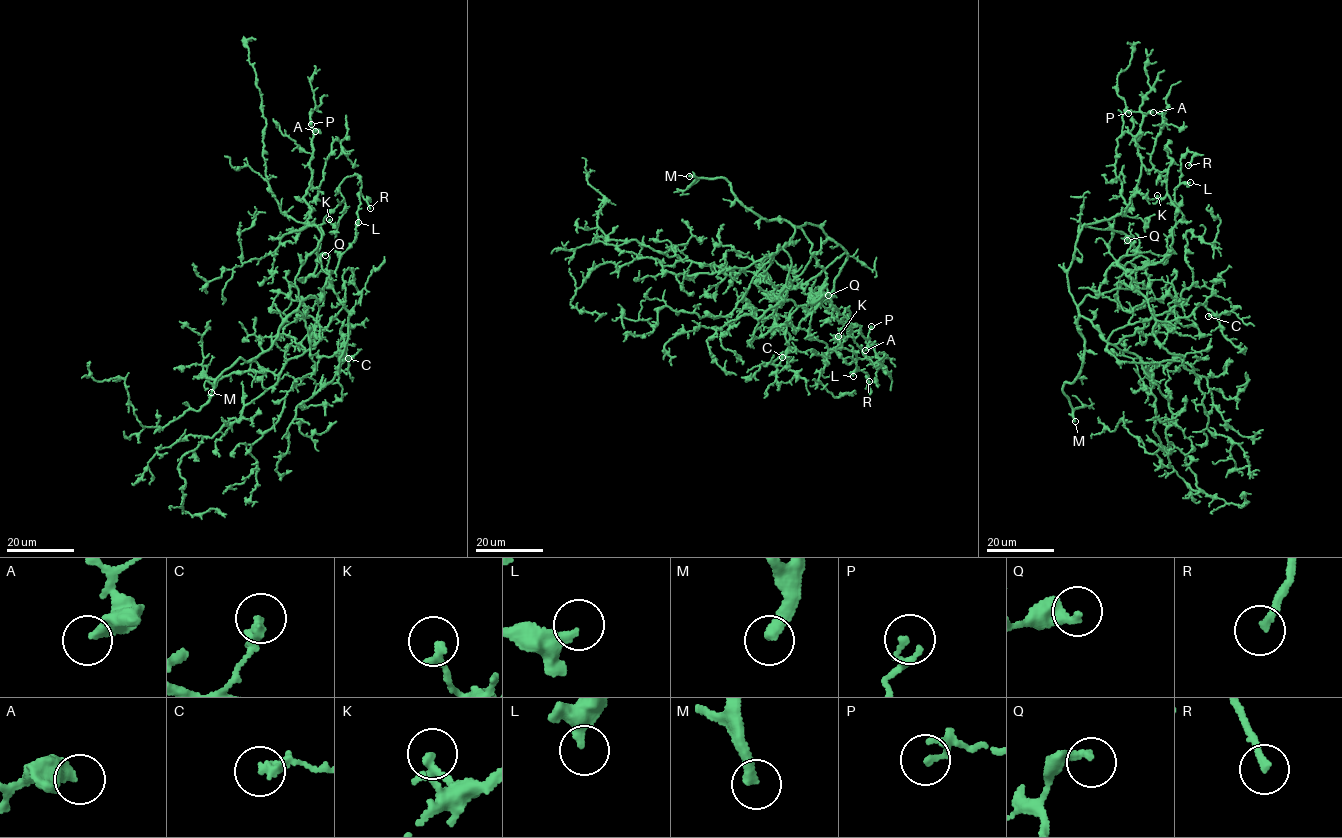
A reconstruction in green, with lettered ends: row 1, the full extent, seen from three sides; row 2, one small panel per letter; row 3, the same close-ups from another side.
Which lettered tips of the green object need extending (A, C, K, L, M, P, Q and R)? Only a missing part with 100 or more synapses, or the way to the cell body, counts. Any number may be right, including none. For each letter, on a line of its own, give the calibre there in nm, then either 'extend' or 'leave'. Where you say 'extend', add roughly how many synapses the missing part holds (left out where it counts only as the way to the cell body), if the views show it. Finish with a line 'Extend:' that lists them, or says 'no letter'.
A: calibre 440 nm; leave
C: calibre 280 nm; leave
K: calibre 260 nm; leave
L: calibre 320 nm; leave
M: calibre 360 nm; extend
P: calibre 130 nm; leave
Q: calibre 280 nm; leave
R: calibre 200 nm; leave
Extend: M

